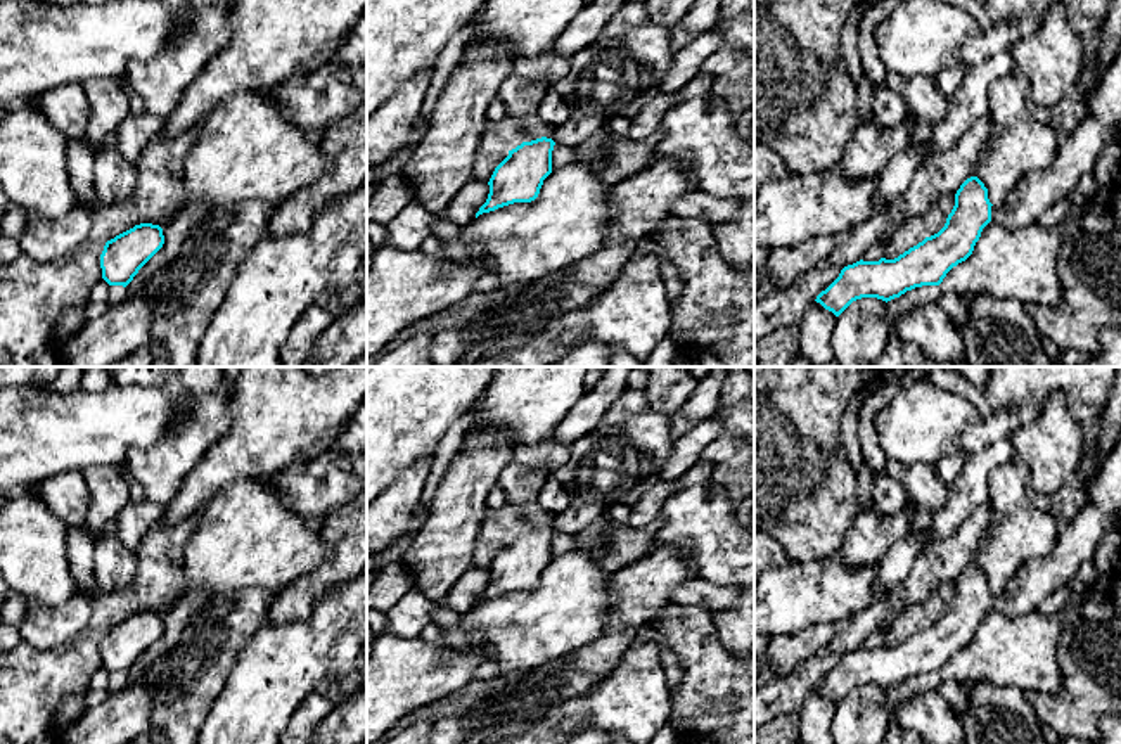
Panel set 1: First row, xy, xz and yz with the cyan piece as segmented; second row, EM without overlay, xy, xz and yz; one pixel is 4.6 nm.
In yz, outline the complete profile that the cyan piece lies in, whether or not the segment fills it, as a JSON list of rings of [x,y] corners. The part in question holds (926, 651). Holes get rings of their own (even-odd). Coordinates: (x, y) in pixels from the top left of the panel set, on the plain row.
[[[1121,431],[1086,495],[1088,503],[1074,517],[1060,521],[1055,548],[1029,559],[1003,592],[993,593],[984,571],[977,564],[967,566],[957,578],[955,593],[938,621],[894,647],[860,647],[844,654],[815,689],[839,704],[862,685],[887,690],[915,675],[939,673],[953,654],[972,642],[990,609],[1017,618],[1036,611],[1050,593],[1067,587],[1079,566],[1093,559],[1102,538],[1111,529],[1121,528]]]

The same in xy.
[[[140,611],[107,628],[100,642],[102,666],[126,675],[138,657],[163,635],[159,613]]]

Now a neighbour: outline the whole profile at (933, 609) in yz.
[[[946,583],[936,588],[932,595],[929,595],[924,602],[919,604],[926,625],[938,621],[945,614],[946,606],[951,600],[953,593],[955,585]]]

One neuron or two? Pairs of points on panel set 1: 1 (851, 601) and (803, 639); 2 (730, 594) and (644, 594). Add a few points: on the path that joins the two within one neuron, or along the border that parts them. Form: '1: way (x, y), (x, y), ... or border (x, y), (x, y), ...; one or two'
1: border (848, 618), (815, 623), (784, 634); two
2: border (694, 577), (680, 583), (668, 601); two

